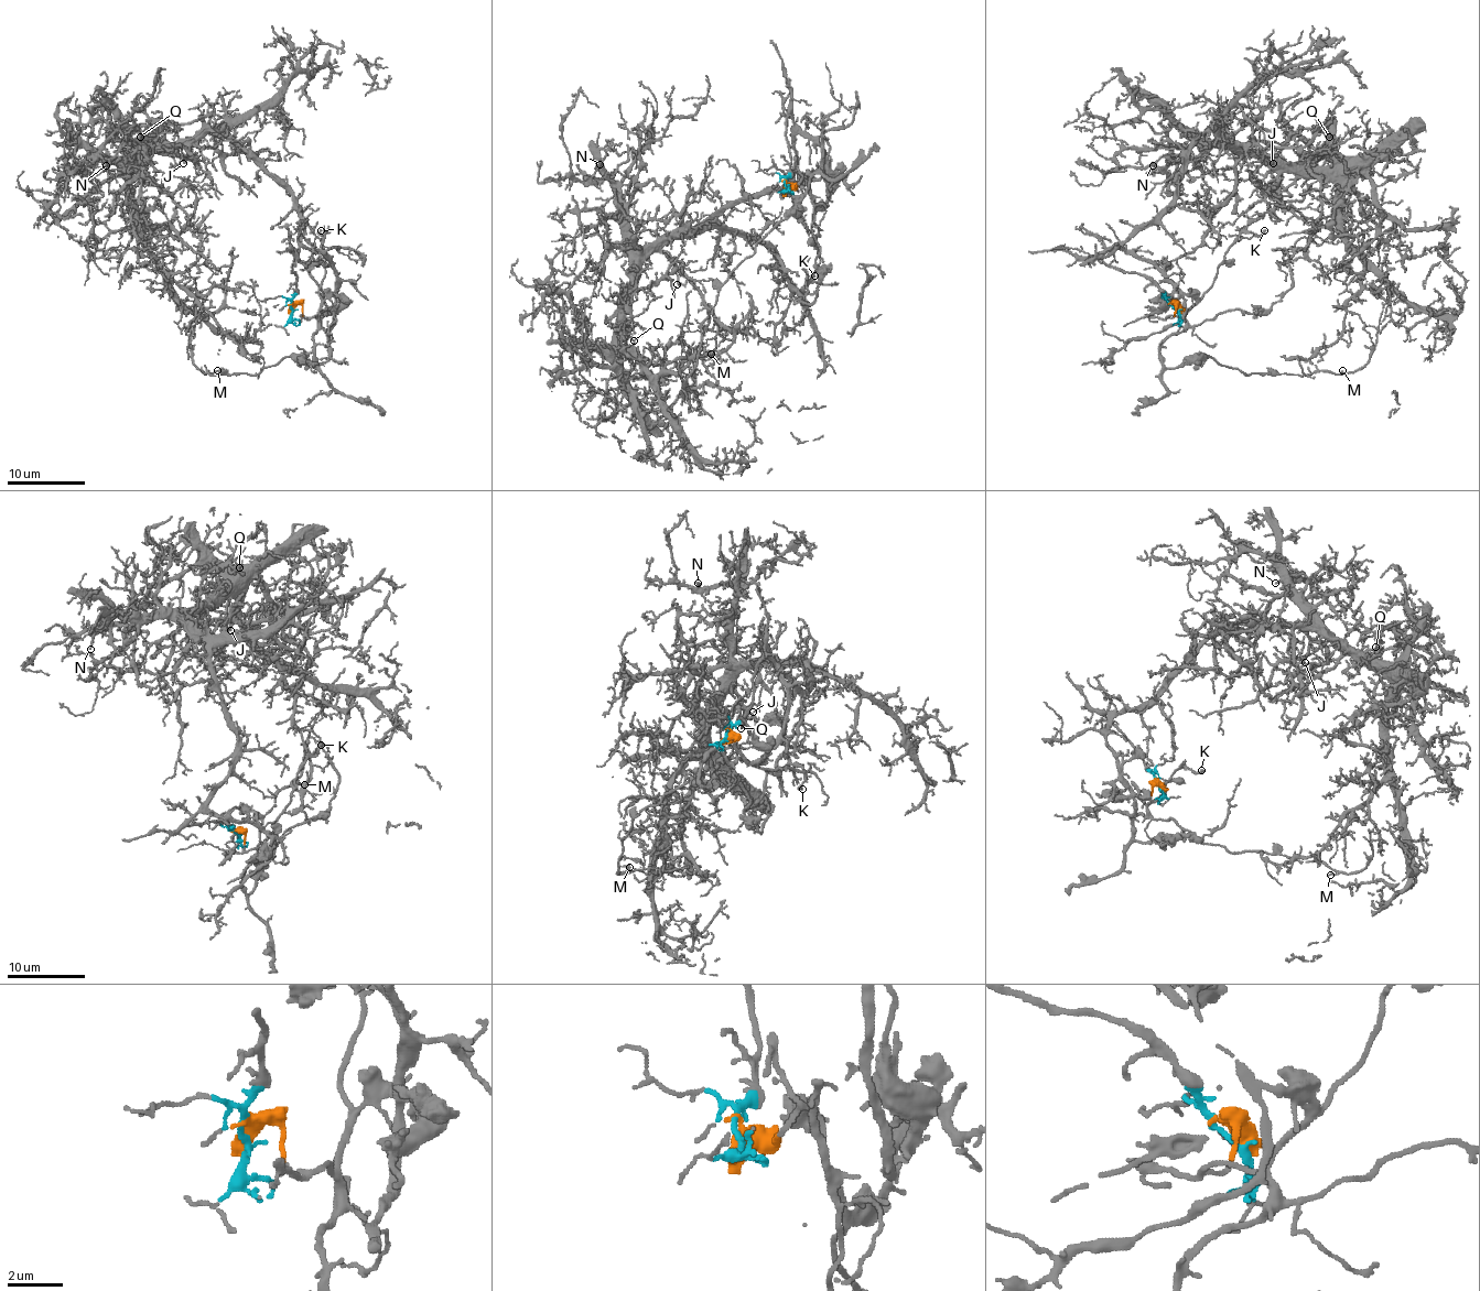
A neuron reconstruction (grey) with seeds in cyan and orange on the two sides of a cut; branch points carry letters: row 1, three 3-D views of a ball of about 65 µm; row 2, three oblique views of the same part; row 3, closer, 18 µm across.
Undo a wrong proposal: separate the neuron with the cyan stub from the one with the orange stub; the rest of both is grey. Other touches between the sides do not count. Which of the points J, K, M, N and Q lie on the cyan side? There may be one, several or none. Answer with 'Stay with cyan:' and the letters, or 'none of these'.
Stay with cyan: J, N, Q

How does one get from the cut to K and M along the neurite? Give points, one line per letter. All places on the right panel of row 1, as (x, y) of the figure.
K: (1175, 307), (1166, 317), (1184, 315), (1212, 284), (1217, 267), (1242, 234), (1260, 236), (1265, 229)
M: (1175, 307), (1166, 317), (1175, 315), (1185, 327), (1159, 348), (1166, 368), (1212, 357), (1243, 373), (1343, 370)

